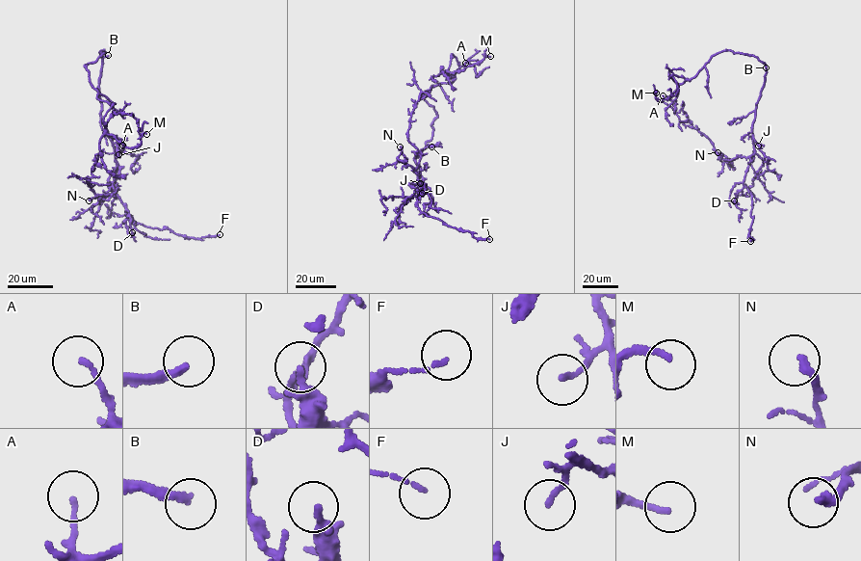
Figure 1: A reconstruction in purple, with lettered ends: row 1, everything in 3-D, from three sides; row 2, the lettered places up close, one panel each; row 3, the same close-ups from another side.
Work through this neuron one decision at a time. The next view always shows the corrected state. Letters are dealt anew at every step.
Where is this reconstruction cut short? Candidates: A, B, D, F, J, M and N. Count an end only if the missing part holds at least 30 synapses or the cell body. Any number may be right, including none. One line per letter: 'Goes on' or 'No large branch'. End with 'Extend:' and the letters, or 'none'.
A: No large branch
B: Goes on
D: No large branch
F: No large branch
J: No large branch
M: No large branch
N: Goes on
Extend: B, N

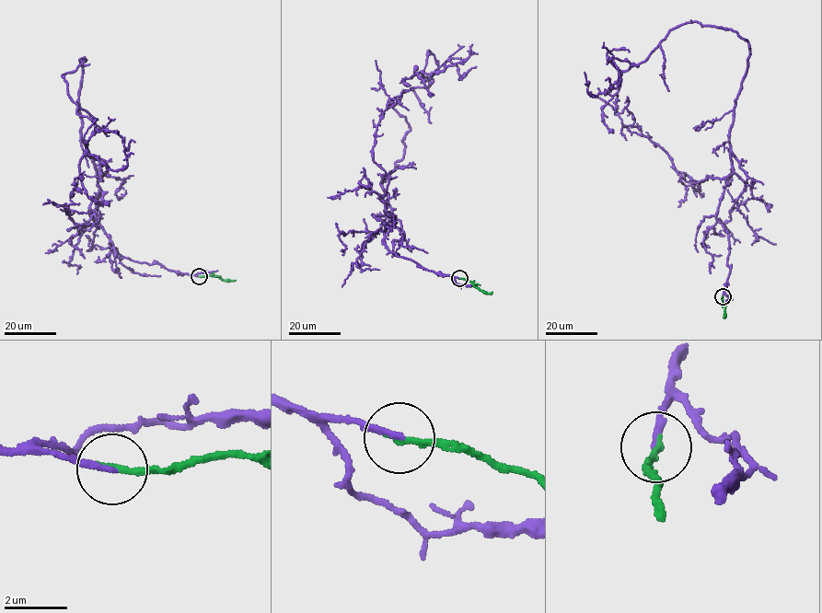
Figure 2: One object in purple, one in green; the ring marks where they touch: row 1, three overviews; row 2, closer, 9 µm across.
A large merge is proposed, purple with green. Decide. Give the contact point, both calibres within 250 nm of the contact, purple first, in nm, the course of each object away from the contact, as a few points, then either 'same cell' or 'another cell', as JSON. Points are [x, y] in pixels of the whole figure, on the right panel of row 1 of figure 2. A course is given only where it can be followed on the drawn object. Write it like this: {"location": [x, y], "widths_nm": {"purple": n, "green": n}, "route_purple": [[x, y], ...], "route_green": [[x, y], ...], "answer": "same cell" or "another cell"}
{"location": [723, 296], "widths_nm": {"purple": 190, "green": 220}, "route_purple": [[723, 296], [729, 237], [716, 213], [733, 169], [729, 135], [748, 41], [687, 22], [596, 96], [584, 72]], "route_green": [[723, 296], [725, 306], [723, 317]], "answer": "same cell"}

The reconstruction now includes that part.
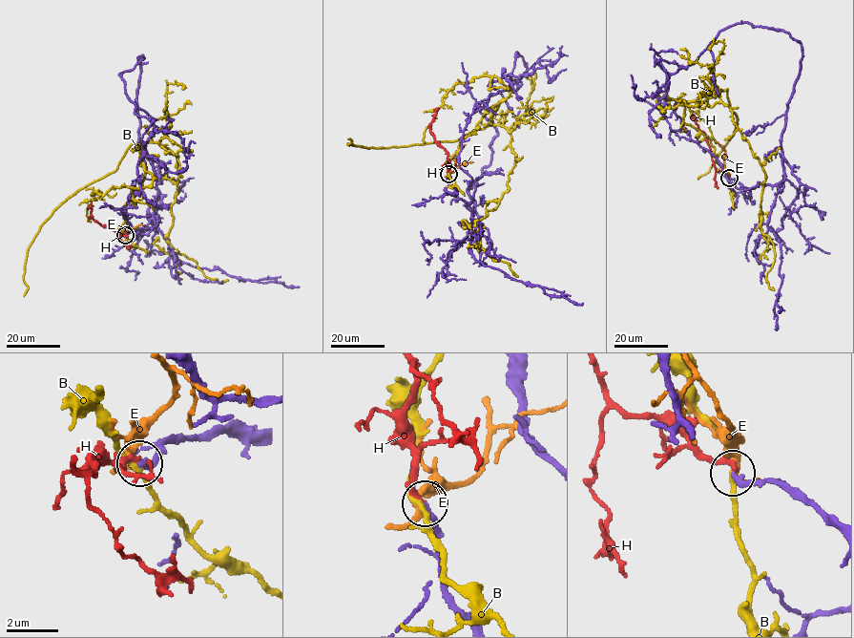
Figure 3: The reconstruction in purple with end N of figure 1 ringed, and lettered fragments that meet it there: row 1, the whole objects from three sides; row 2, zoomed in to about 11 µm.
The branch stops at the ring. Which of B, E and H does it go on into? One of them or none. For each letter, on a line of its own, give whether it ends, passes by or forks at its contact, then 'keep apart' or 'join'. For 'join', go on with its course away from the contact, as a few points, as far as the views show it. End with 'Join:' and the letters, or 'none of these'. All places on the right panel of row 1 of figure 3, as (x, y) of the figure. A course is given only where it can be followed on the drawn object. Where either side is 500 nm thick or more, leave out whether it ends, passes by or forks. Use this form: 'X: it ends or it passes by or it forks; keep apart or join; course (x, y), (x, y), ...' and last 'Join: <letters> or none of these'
B: it passes by; keep apart
E: it passes by; keep apart
H: it ends; join; course (729, 178), (714, 165), (706, 136), (698, 129), (694, 115)
Join: H

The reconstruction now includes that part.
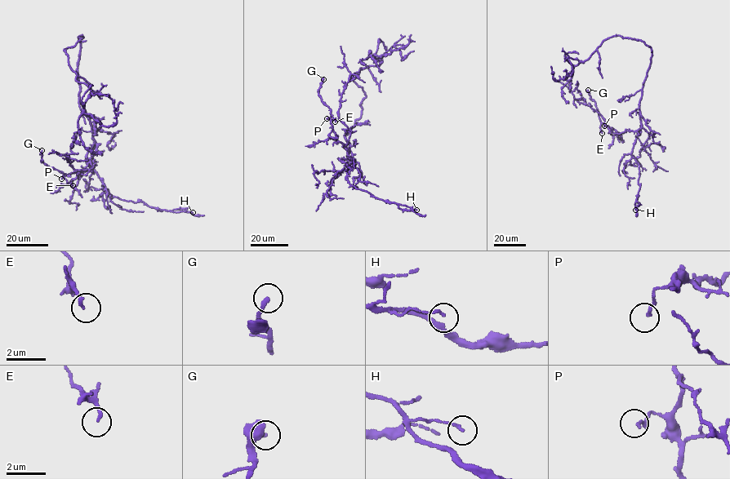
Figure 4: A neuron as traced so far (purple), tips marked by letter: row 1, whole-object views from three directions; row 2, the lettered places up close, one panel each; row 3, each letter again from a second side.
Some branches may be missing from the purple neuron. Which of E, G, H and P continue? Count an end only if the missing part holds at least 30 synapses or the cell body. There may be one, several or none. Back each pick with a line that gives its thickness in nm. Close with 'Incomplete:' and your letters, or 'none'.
Incomplete: none

